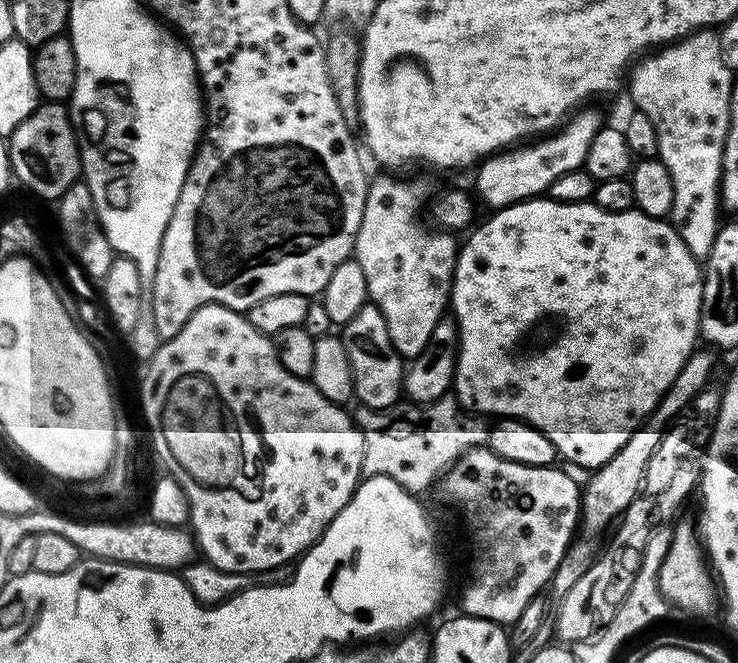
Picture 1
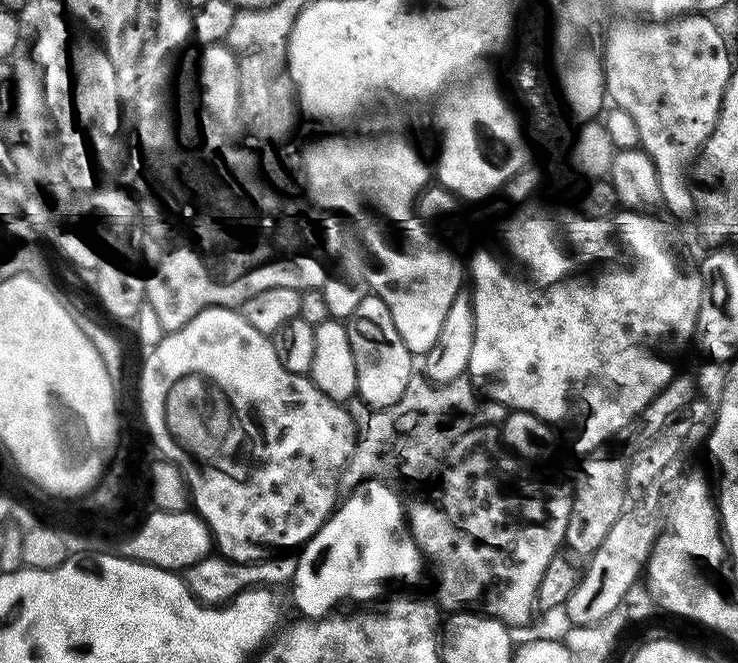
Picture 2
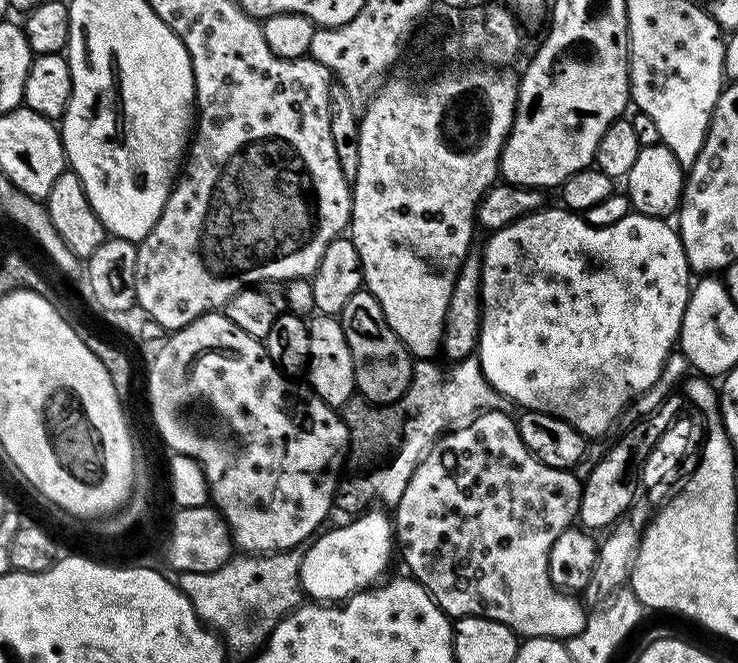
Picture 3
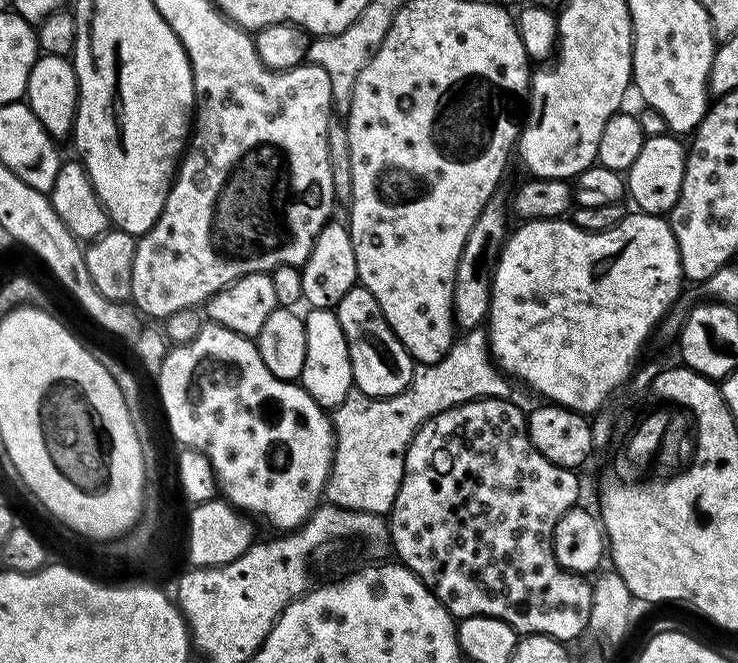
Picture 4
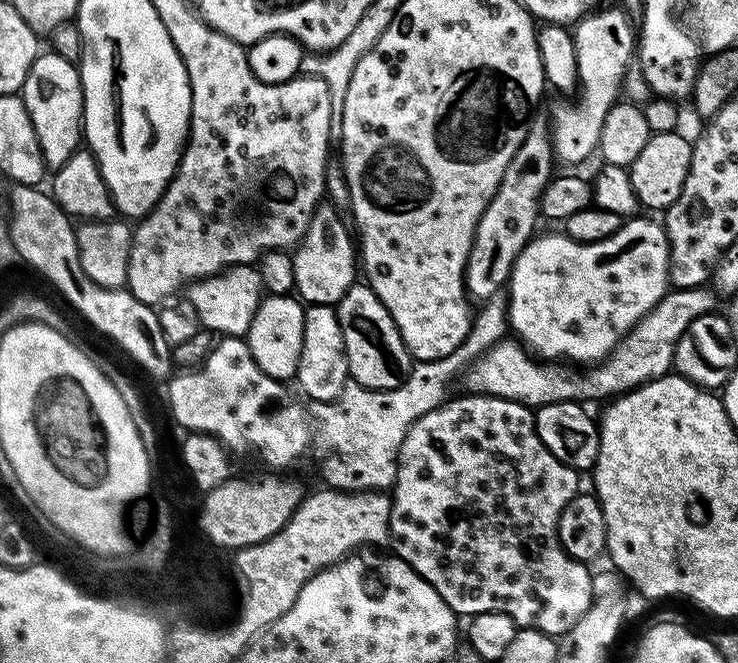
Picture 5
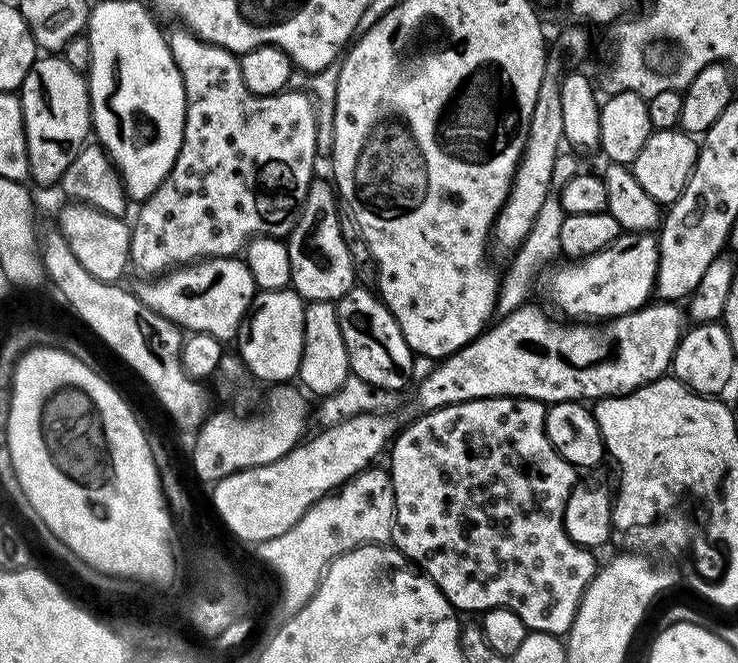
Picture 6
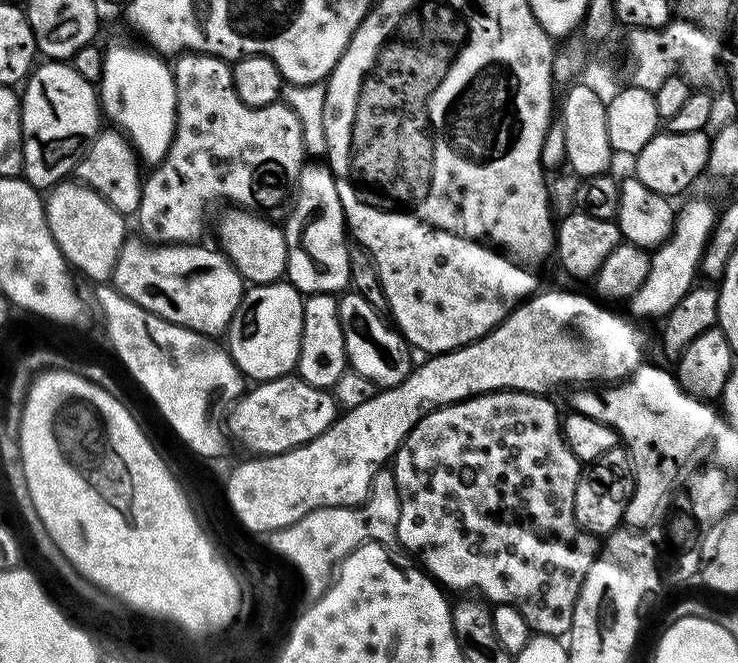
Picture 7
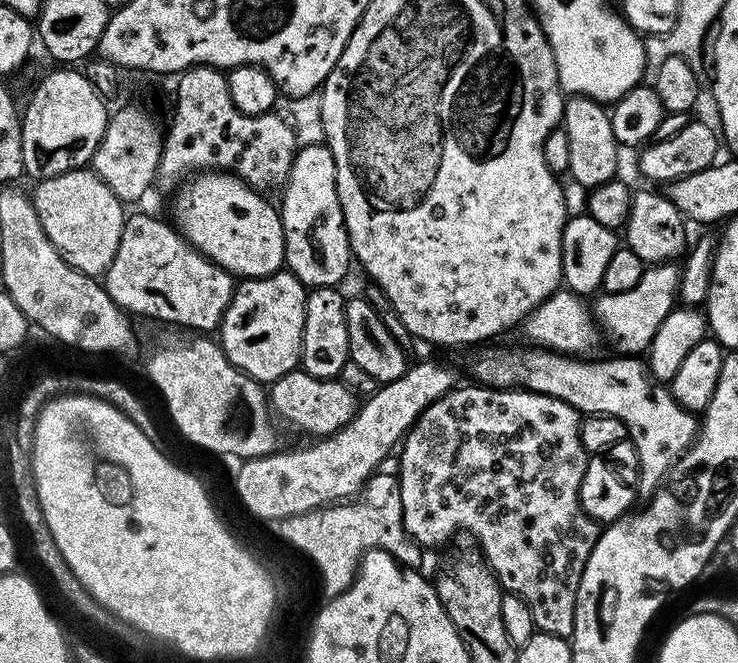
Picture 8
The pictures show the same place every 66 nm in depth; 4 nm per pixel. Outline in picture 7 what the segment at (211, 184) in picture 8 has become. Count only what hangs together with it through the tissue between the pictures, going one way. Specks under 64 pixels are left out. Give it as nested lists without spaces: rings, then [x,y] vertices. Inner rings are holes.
[[[232,206],[220,216],[216,232],[220,235],[219,247],[230,263],[239,270],[249,285],[275,284],[288,271],[288,251],[283,227],[263,220],[263,215],[239,206]]]

